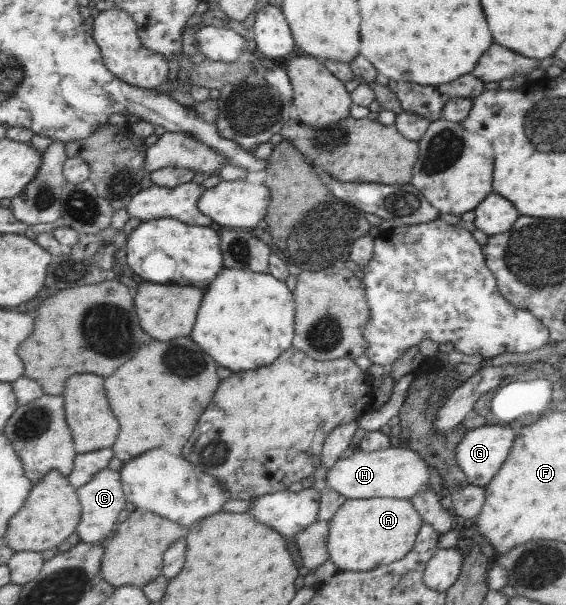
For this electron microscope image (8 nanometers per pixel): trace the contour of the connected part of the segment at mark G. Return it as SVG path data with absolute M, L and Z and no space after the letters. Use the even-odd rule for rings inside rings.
M498 424L473 428L463 435L456 460L472 485L484 487L491 483L512 451L514 436L514 428Z

